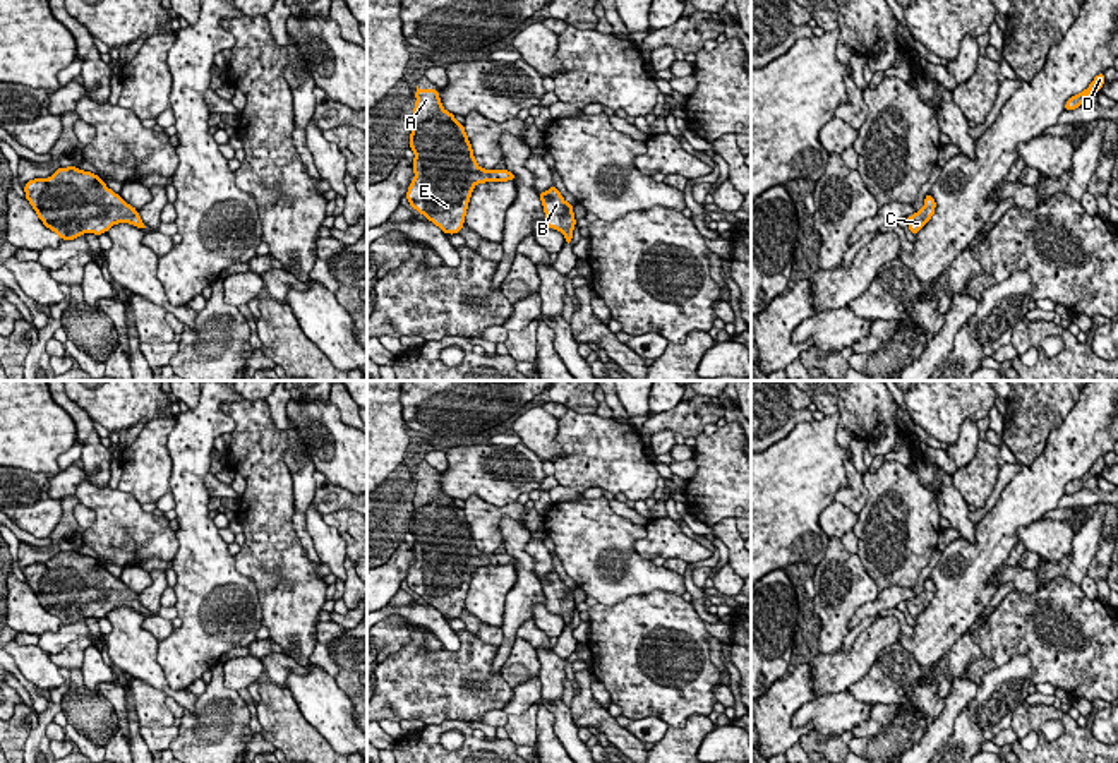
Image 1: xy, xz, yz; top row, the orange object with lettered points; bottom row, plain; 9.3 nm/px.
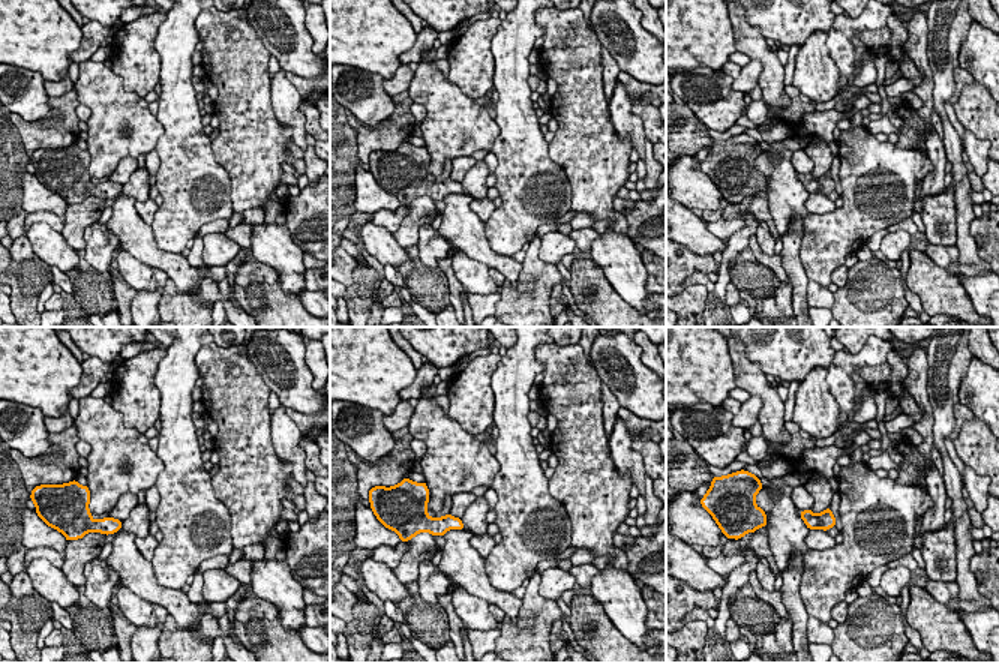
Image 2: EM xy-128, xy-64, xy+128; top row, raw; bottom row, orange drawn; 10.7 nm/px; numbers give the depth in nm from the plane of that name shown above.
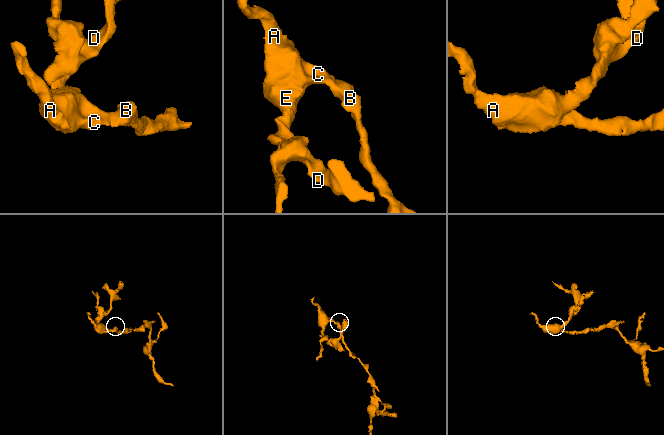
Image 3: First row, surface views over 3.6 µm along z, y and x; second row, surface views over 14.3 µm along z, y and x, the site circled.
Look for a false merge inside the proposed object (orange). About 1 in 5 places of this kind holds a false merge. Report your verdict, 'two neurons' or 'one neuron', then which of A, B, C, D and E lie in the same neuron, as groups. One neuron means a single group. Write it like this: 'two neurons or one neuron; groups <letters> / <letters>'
one neuron; groups A B C D E

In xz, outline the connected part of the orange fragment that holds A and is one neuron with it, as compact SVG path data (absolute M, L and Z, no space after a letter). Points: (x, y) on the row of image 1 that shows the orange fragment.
M437 89L415 91L413 129L410 149L415 153L415 178L408 187L406 199L413 209L437 225L444 233L460 233L465 223L466 207L477 183L516 180L508 170L484 170L477 165L465 127L446 111Z

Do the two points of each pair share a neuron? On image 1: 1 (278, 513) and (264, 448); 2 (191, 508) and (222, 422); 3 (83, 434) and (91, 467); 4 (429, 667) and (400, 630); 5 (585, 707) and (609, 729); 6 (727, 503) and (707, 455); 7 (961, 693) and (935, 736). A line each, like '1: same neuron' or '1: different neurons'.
1: same neuron
2: same neuron
3: same neuron
4: different neurons
5: same neuron
6: same neuron
7: same neuron

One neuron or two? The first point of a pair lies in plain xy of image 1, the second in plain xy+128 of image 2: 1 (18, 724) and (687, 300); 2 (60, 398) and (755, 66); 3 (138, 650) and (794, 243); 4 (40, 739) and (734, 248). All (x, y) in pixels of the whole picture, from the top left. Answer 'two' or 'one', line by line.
1: one
2: two
3: two
4: one

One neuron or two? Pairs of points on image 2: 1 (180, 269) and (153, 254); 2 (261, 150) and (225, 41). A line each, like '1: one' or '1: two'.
1: one
2: one

